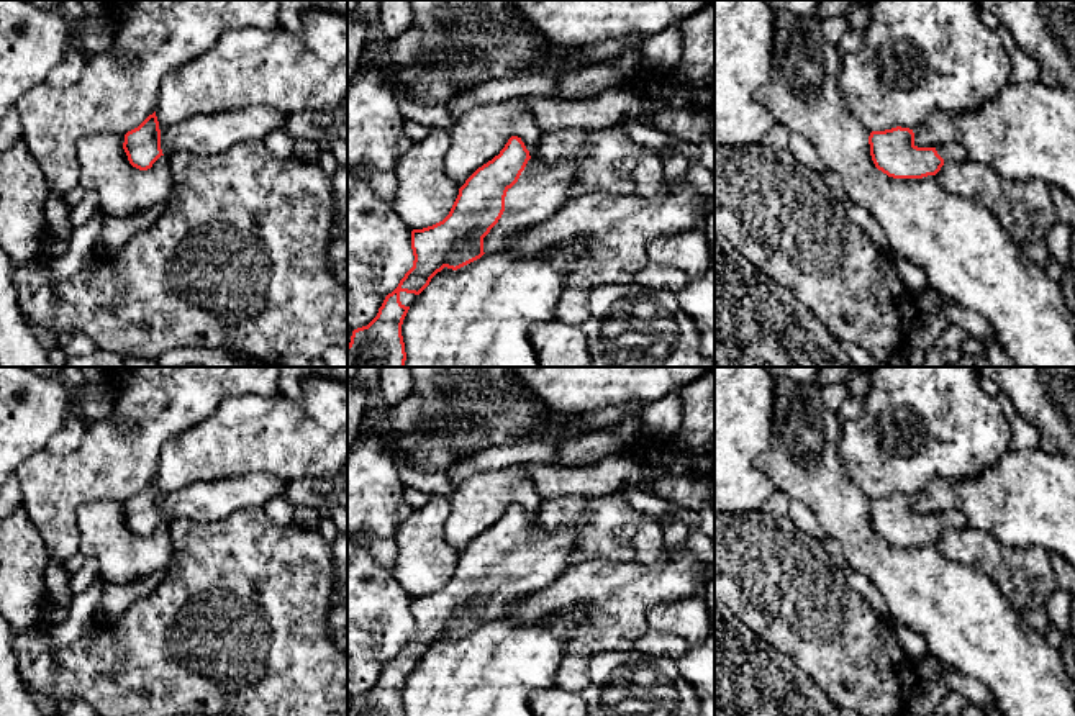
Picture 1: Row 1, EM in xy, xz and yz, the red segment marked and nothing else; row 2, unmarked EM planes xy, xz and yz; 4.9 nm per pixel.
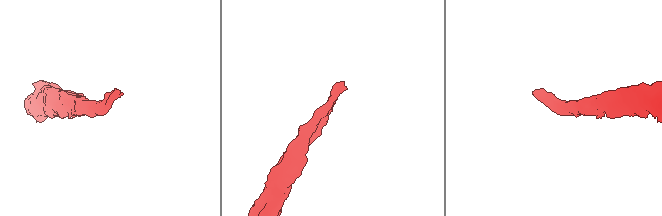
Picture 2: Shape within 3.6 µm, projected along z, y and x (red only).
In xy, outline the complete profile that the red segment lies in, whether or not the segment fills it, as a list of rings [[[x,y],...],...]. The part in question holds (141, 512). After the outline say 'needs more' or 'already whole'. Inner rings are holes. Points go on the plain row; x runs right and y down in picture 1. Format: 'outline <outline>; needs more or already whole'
outline [[[254,472],[213,482],[195,482],[159,496],[156,478],[125,501],[123,516],[133,534],[147,537],[161,523],[179,518],[215,521],[239,508],[262,508],[285,492],[287,482]]]; needs more

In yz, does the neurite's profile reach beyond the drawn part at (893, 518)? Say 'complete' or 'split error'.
split error

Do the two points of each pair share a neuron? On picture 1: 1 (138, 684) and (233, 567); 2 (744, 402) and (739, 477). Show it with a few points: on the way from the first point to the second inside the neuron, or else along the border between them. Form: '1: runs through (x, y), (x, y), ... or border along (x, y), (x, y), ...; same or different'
1: runs through (164, 654), (185, 633), (195, 611), (215, 597); same
2: runs through (741, 420), (739, 459); same

